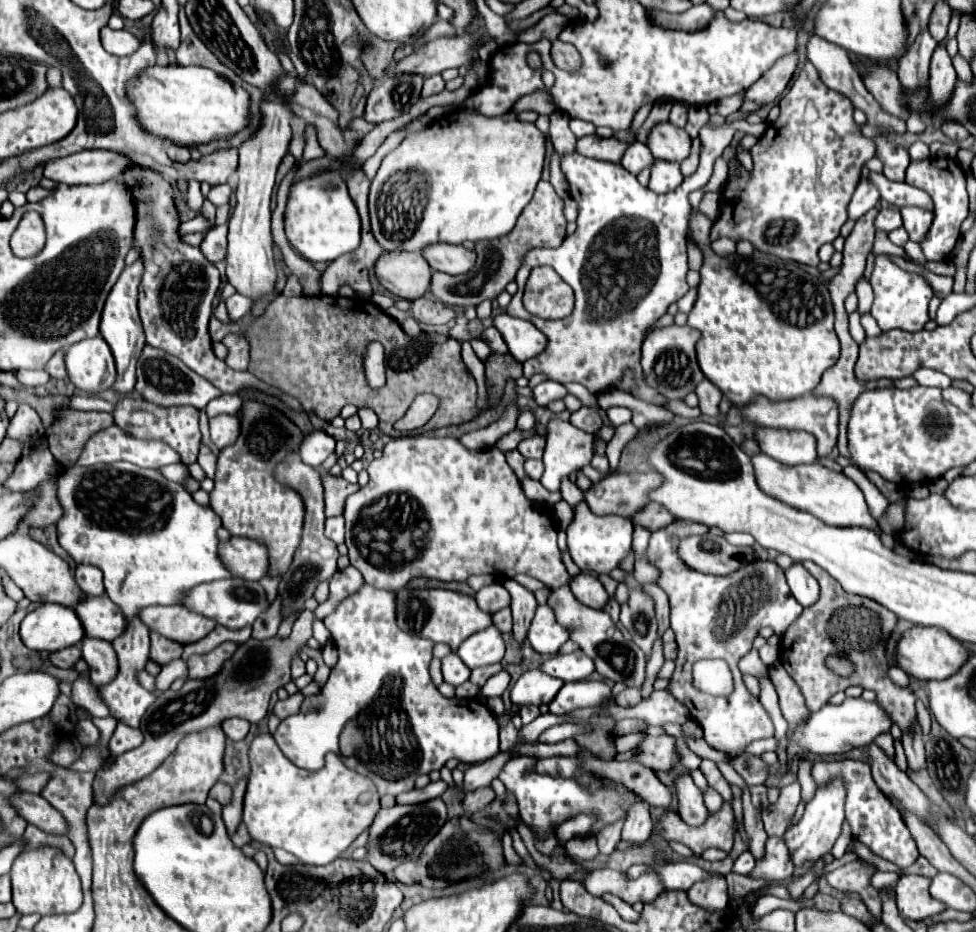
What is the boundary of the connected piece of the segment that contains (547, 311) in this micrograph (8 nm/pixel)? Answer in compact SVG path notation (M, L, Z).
M535 268L525 288L525 308L541 318L565 318L573 310L573 290L553 268Z

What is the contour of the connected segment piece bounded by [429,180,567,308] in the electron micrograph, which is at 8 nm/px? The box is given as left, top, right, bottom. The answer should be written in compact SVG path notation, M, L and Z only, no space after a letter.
M541 180L537 186L539 188L535 190L533 200L525 206L525 212L519 216L515 228L509 234L505 234L503 238L475 242L477 262L469 270L469 274L459 274L459 276L439 274L439 272L431 274L429 292L433 294L435 300L439 300L447 306L467 308L467 306L481 304L485 298L495 298L499 292L505 290L505 286L511 280L515 280L515 274L517 274L517 270L519 270L519 266L529 250L539 248L539 246L555 248L563 242L565 228L567 228L567 220L563 214L563 200L555 194L551 182Z

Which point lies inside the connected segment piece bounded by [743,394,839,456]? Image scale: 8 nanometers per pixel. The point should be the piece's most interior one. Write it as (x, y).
(818, 415)

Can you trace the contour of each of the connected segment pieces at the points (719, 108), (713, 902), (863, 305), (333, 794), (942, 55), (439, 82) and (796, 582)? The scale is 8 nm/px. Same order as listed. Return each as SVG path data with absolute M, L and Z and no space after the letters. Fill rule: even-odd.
M739 92L739 94L733 94L733 96L727 96L727 98L721 98L713 104L709 104L709 112L715 114L723 114L723 116L729 116L733 112L737 112L741 106L743 106L743 100L745 100L745 92Z
M723 874L709 876L705 880L695 882L689 890L689 900L701 908L709 910L725 910L729 904L729 892L727 892L727 880Z
M863 276L859 282L857 282L857 288L855 288L857 296L859 296L859 314L865 314L871 310L871 304L873 304L873 288L869 284L869 280Z
M267 732L267 734L257 734L253 738L249 746L249 762L251 762L251 774L247 778L247 790L243 798L245 806L243 822L247 824L251 838L271 848L283 848L305 864L321 866L339 858L341 852L345 852L353 844L353 840L369 828L369 824L381 810L379 792L375 784L369 778L359 776L355 770L347 768L337 754L327 754L325 766L321 770L309 772L297 768L289 758L285 758L273 736Z
M937 44L935 52L931 56L931 76L929 76L931 100L933 100L935 108L943 106L949 100L953 86L955 86L955 80L957 80L957 74L951 64L951 58L949 58L945 46Z
M437 74L437 76L431 76L431 78L427 78L425 80L425 84L423 84L423 98L427 98L427 96L433 96L433 94L437 94L437 92L443 92L445 90L445 80Z
M801 564L791 566L785 572L785 576L787 576L787 582L791 586L793 596L797 598L797 602L803 608L809 608L809 606L813 606L819 600L819 584Z

